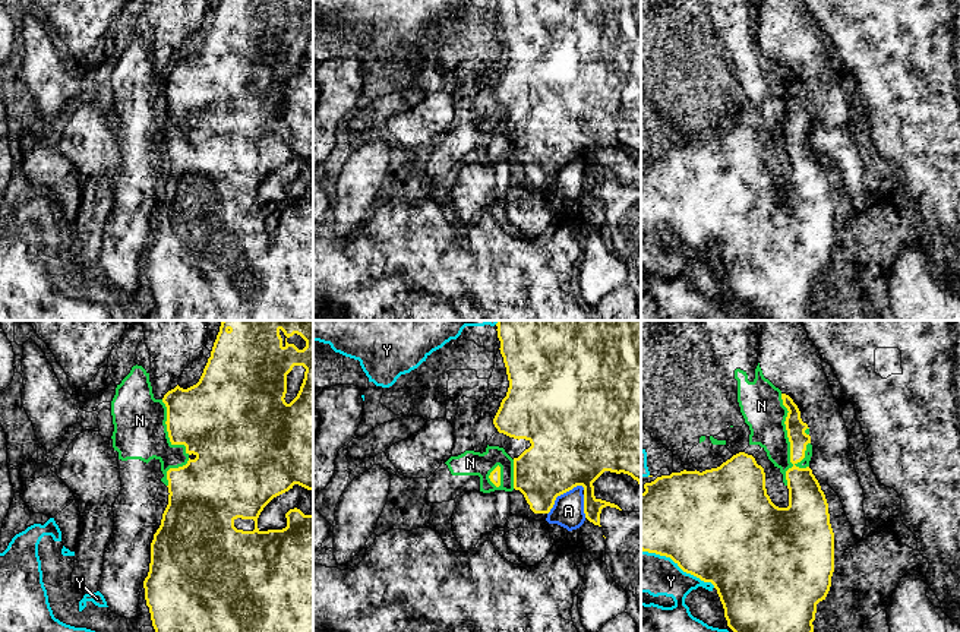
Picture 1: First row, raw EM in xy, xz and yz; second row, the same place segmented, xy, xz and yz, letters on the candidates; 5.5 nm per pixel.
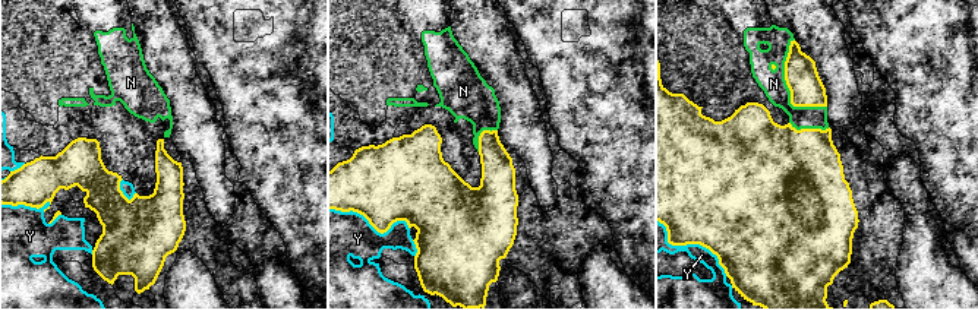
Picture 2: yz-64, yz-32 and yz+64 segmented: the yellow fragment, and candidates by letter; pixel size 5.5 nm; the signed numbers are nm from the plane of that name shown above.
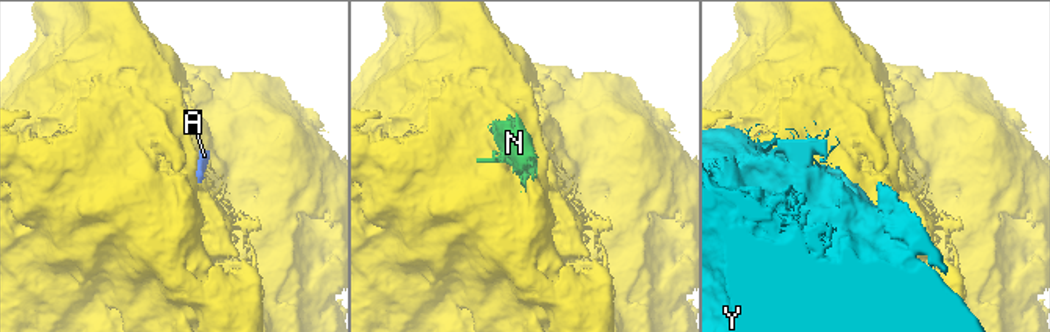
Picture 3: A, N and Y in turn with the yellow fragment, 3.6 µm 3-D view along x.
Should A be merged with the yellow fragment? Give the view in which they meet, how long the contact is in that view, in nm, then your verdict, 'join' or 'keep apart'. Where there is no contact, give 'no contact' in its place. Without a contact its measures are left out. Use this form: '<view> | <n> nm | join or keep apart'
xz | 260 nm | keep apart

